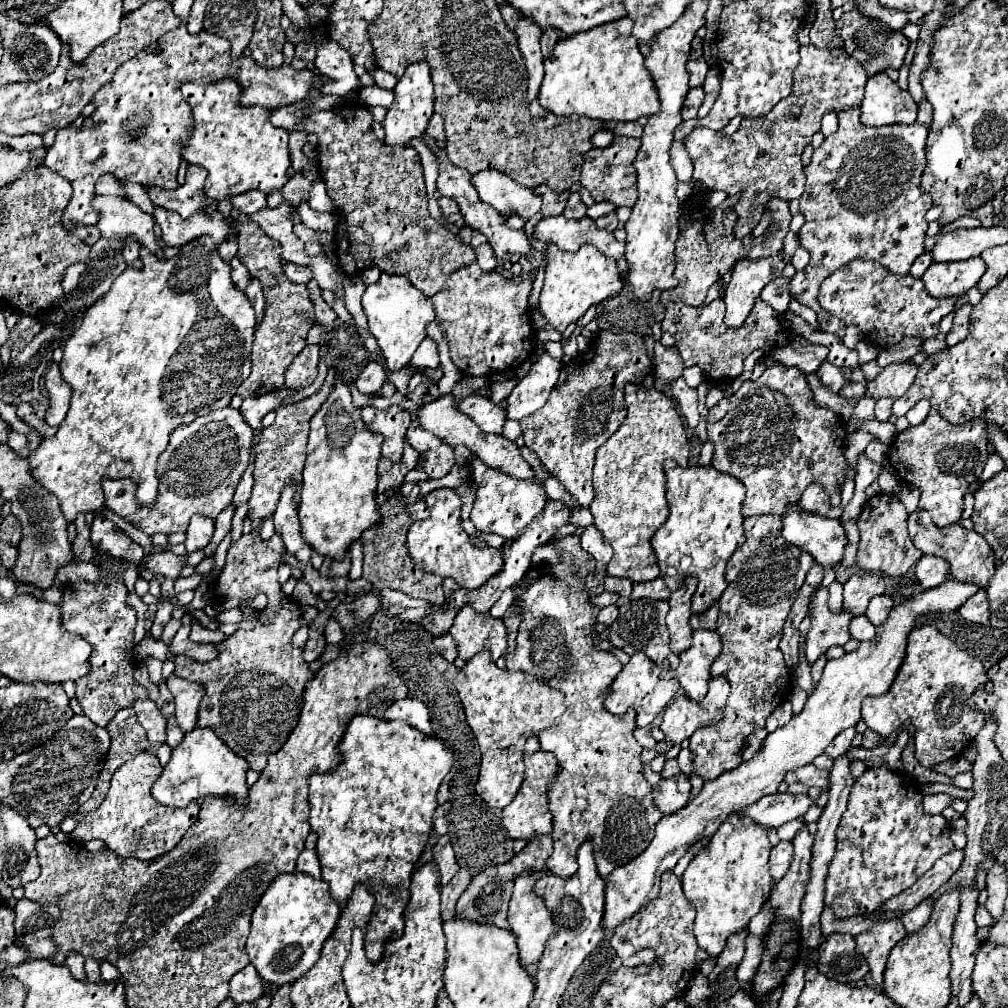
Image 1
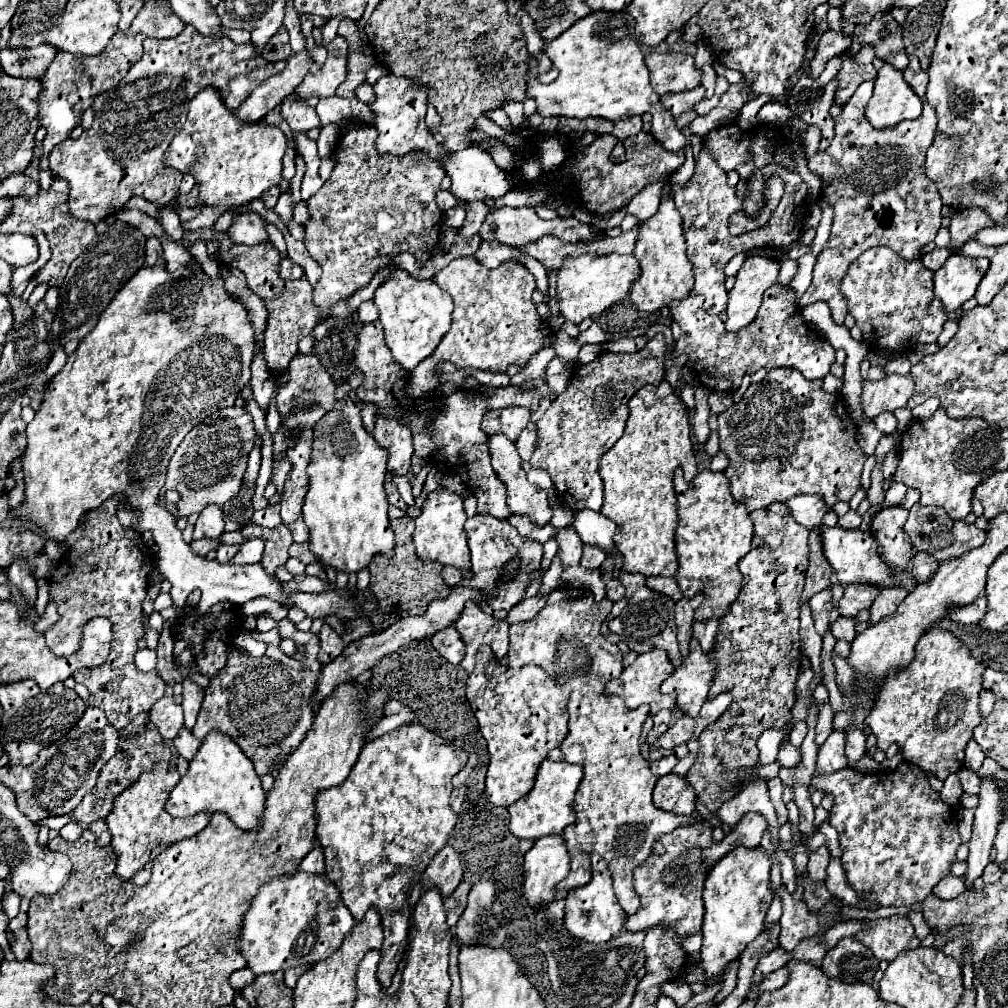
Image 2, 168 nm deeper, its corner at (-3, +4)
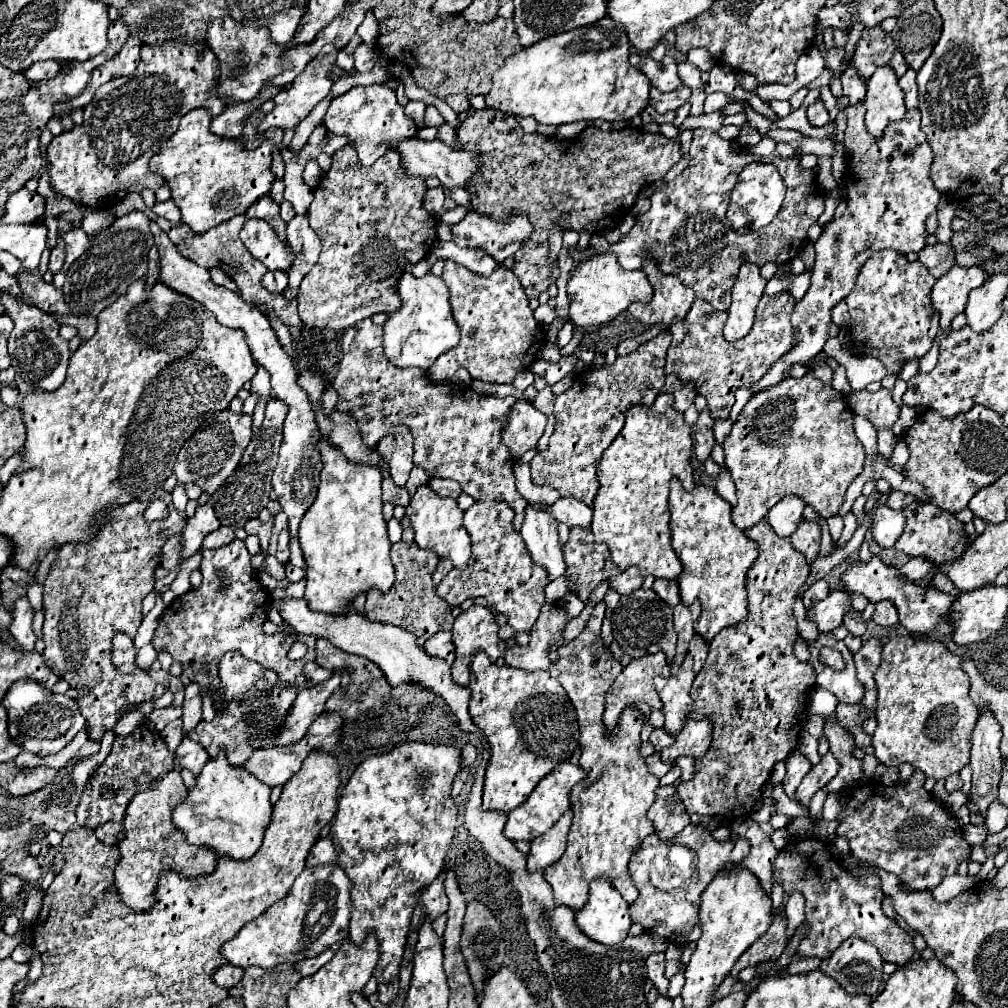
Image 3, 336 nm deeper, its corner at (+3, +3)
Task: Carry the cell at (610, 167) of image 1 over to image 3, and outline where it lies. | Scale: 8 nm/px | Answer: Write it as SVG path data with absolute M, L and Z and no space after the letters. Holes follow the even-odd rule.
M480 109L474 111L472 117L468 117L458 129L458 139L462 143L462 149L476 151L482 157L482 169L472 177L472 185L468 185L468 193L472 197L472 211L492 217L508 217L510 211L514 213L528 213L534 233L532 241L524 249L518 249L504 265L512 267L512 271L520 277L522 287L526 291L528 299L538 297L542 291L548 289L558 279L558 267L556 263L548 263L548 229L558 223L562 229L576 229L576 231L590 231L600 233L604 229L616 227L634 205L638 191L646 183L654 183L656 179L662 179L672 165L676 165L682 157L680 143L672 141L660 133L648 133L636 127L626 127L622 131L604 131L600 127L590 125L578 139L560 141L554 137L544 135L528 135L522 131L520 123L514 117L506 117L496 109Z

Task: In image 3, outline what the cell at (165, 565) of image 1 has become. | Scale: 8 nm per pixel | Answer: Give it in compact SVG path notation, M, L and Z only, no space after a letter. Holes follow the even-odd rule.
M220 527L220 529L216 529L204 537L202 549L218 549L222 545L228 545L232 539L234 539L234 529Z

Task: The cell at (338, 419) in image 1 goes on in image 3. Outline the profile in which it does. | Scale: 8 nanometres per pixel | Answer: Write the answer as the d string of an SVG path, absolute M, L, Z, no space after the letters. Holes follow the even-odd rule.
M324 437L318 441L322 459L316 501L304 513L298 527L298 541L306 559L306 595L310 609L322 613L344 613L348 601L358 593L376 587L388 591L394 583L390 541L382 517L382 475L380 467L352 463Z

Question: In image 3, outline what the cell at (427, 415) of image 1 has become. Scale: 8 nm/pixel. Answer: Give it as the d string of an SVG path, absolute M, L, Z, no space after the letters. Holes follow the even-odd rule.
M528 505L524 509L520 535L532 555L532 561L548 571L550 581L554 581L566 571L556 529L558 529L558 521L552 517L548 507Z

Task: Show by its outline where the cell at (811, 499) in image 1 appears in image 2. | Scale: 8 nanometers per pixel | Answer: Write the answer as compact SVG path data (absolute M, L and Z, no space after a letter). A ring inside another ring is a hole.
M802 494L802 496L794 496L790 498L790 502L786 502L788 510L790 510L790 516L806 526L806 528L818 528L822 524L822 516L828 512L826 504L822 502L820 496L808 496L808 494Z

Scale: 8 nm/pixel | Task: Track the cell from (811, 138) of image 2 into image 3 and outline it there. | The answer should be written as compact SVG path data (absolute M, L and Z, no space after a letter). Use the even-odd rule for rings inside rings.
M820 99L808 107L806 115L808 115L810 125L814 125L814 127L822 127L822 125L826 125L826 123L830 121L828 111L824 109L824 105L822 105L822 101L820 101Z

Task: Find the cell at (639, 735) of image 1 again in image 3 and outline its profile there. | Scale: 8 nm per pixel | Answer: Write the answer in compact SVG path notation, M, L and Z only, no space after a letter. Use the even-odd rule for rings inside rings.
M654 729L652 731L652 735L650 735L650 743L654 745L654 749L656 751L660 751L660 749L664 749L664 747L668 747L670 743L672 743L672 735L670 733L666 733L664 729Z

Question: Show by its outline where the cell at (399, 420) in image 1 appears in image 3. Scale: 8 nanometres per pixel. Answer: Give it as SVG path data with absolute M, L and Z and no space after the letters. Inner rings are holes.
M400 425L394 433L382 437L378 443L378 453L388 461L392 481L396 485L404 487L404 483L408 481L410 469L414 467L414 463L412 463L414 449L412 449L410 431L404 425Z

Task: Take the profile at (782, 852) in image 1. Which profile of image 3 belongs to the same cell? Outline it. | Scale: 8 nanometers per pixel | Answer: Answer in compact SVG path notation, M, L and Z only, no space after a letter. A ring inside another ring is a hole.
M783 894L782 907L773 914L772 925L770 929L756 941L752 943L736 961L736 965L730 971L730 977L736 977L738 971L742 971L744 967L752 967L760 961L776 961L780 957L780 953L784 951L788 939L786 939L786 919L785 906L788 901L788 894Z

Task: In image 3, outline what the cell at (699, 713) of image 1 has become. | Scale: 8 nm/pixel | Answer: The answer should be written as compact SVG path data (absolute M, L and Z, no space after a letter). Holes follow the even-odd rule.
M702 717L698 721L688 719L684 729L676 735L674 743L670 747L664 747L662 761L672 763L680 755L692 755L692 757L702 757L712 741L712 721L710 717Z

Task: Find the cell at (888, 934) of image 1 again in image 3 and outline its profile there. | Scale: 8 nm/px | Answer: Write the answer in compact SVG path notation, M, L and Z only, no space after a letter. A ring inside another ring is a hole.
M812 837L792 839L774 861L774 881L782 881L786 893L798 891L806 899L806 921L812 929L798 947L800 955L826 959L842 941L850 937L860 937L878 949L882 961L890 961L902 967L912 959L912 937L894 919L886 917L880 909L880 879L874 875L848 875L846 869L832 859L830 847L824 841Z

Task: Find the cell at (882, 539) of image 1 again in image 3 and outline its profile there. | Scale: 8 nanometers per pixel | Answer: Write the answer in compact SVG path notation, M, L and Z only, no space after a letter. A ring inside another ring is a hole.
M886 505L876 509L874 519L872 519L872 537L880 547L884 547L884 549L894 547L896 539L902 535L902 529L904 529L902 511L894 511Z

